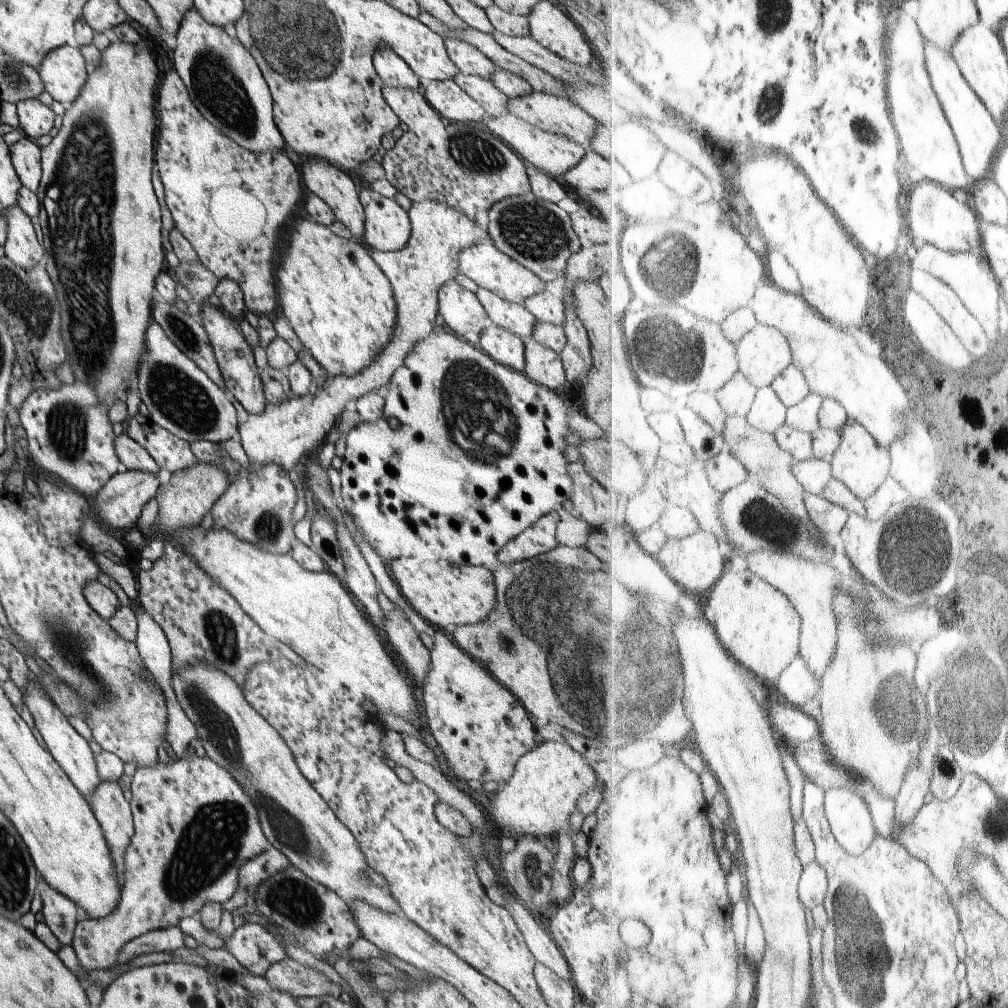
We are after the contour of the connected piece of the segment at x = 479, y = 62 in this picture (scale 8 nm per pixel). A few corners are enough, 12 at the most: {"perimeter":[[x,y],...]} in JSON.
{"perimeter":[[459,38],[443,39],[450,60],[463,75],[490,79],[495,64]]}

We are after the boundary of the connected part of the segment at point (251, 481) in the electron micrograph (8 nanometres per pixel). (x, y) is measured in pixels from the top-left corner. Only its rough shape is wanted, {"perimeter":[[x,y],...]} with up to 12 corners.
{"perimeter":[[239,466],[214,526],[276,554],[297,541],[293,474]]}

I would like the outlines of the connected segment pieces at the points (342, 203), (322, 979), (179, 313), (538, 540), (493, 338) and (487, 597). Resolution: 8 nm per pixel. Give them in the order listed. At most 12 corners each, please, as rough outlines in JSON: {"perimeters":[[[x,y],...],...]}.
{"perimeters":[[[306,158],[304,188],[319,196],[356,239],[365,212],[354,180],[328,161]],[[286,956],[265,972],[276,990],[293,996],[339,998],[324,974]],[[174,303],[151,315],[215,385],[225,382],[203,324]],[[556,511],[544,514],[502,547],[512,564],[555,549]],[[496,324],[479,348],[500,364],[525,370],[524,340]],[[415,557],[390,561],[394,583],[435,630],[480,624],[494,575]]]}

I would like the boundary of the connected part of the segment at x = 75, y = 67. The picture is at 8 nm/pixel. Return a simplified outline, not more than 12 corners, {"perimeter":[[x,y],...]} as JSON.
{"perimeter":[[78,46],[51,50],[37,72],[67,107],[89,70]]}

